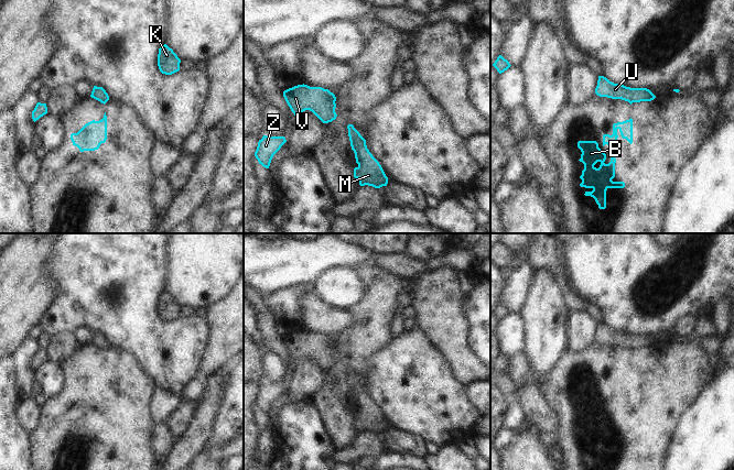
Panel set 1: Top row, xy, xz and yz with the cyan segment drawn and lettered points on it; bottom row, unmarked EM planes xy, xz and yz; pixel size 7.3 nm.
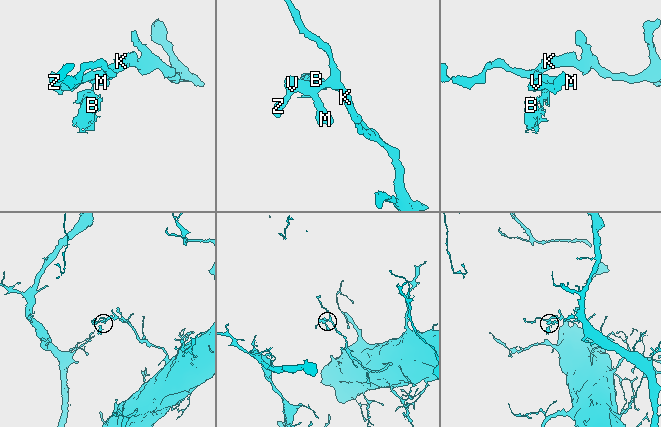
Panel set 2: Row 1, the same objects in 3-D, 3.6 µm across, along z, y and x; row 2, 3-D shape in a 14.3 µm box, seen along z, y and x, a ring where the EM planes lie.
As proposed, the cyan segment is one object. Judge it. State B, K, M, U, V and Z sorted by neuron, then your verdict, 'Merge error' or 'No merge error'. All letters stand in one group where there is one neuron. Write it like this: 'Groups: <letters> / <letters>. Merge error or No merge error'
Groups: B / K M U V Z. Merge error.

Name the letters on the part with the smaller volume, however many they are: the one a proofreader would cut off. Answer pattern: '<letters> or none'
B.

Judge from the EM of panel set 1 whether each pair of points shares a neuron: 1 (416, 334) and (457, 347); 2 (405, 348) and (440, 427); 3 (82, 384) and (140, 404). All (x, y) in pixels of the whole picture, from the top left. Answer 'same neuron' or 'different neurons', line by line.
1: different neurons
2: same neuron
3: same neuron

